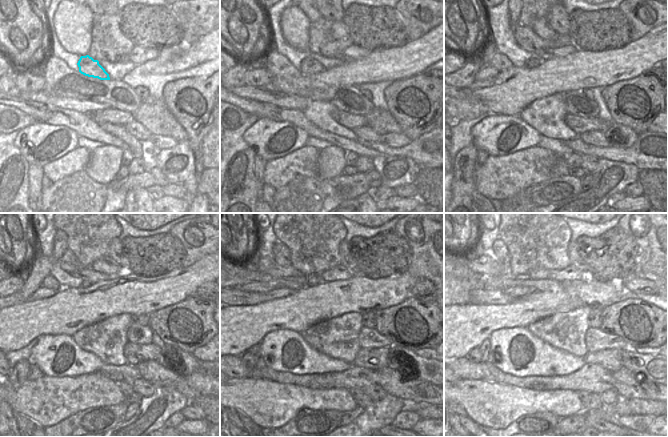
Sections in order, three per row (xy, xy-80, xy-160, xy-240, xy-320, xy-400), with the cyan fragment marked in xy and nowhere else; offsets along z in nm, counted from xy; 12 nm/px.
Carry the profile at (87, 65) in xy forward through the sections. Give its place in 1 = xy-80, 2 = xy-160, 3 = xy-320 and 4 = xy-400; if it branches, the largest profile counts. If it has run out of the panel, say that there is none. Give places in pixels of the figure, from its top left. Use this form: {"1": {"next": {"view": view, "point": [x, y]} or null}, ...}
{"1": {"next": {"view": "xy-80", "point": [309, 66]}}, "2": {"next": {"view": "xy-160", "point": [534, 61]}}, "3": {"next": {"view": "xy-320", "point": [313, 279]}}, "4": {"next": {"view": "xy-400", "point": [537, 273]}}}

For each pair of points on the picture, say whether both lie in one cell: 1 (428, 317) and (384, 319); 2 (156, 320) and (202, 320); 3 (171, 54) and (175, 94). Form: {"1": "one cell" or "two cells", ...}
{"1": "one cell", "2": "one cell", "3": "two cells"}

